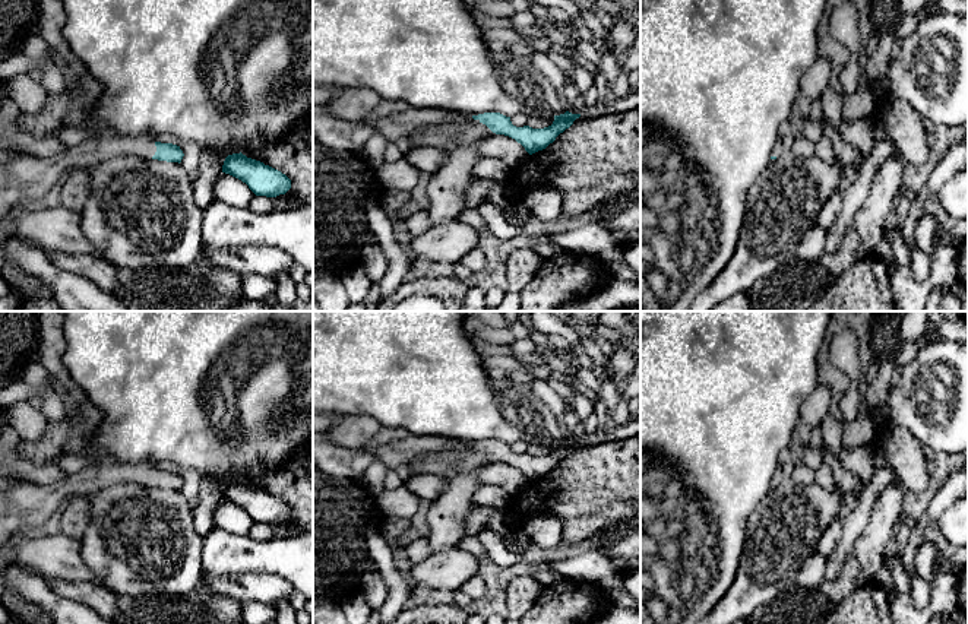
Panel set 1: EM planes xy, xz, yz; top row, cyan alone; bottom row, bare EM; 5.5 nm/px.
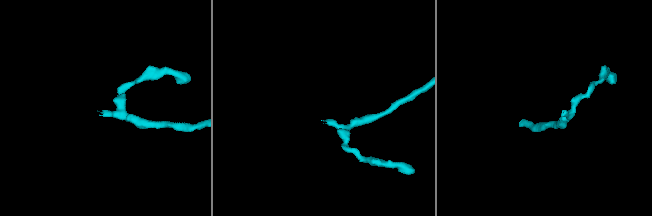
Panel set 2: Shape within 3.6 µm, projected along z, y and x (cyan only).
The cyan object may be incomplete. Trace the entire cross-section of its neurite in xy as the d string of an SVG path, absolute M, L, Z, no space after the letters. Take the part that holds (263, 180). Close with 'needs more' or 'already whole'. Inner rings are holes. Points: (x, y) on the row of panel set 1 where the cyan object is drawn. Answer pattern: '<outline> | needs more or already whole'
M241 152L225 158L222 172L246 183L256 196L276 197L291 189L285 174Z | already whole

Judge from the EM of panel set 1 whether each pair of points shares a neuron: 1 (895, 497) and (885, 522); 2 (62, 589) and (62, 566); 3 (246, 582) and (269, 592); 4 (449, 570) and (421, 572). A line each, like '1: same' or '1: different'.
1: same
2: different
3: same
4: same

